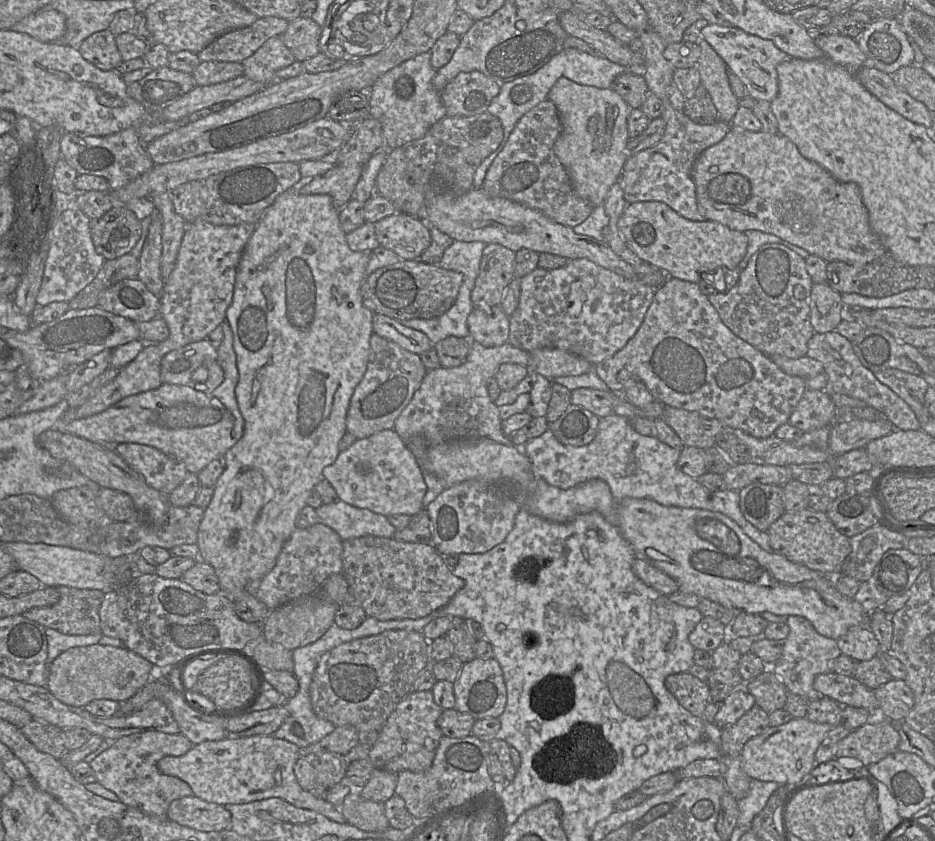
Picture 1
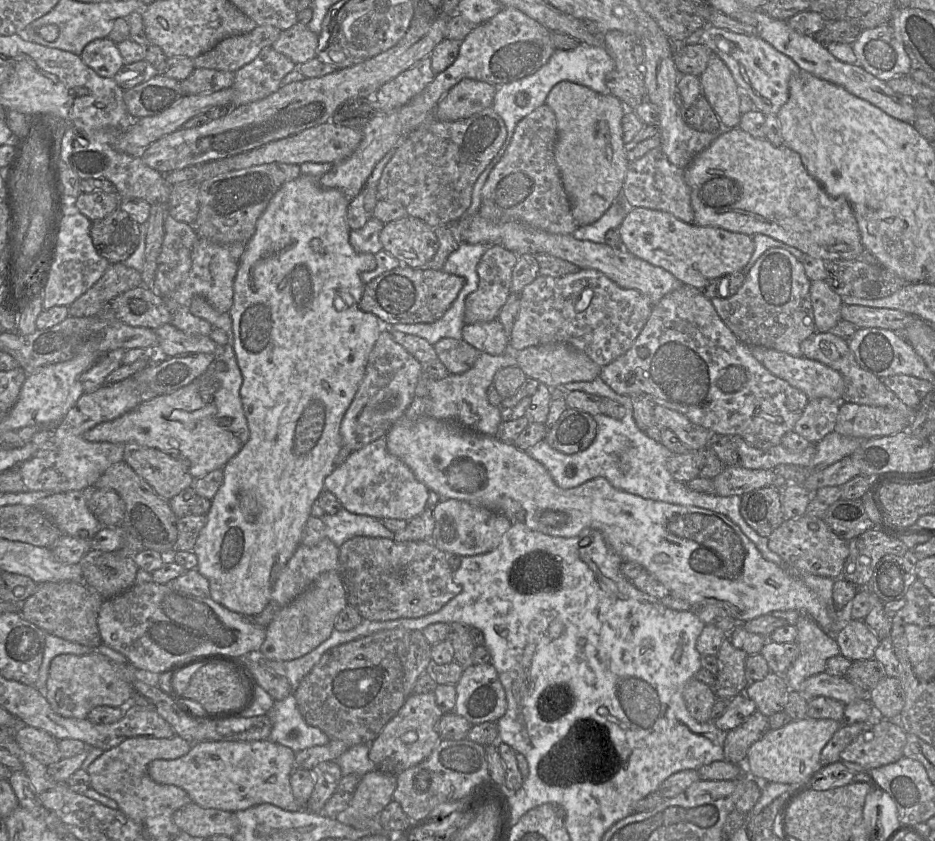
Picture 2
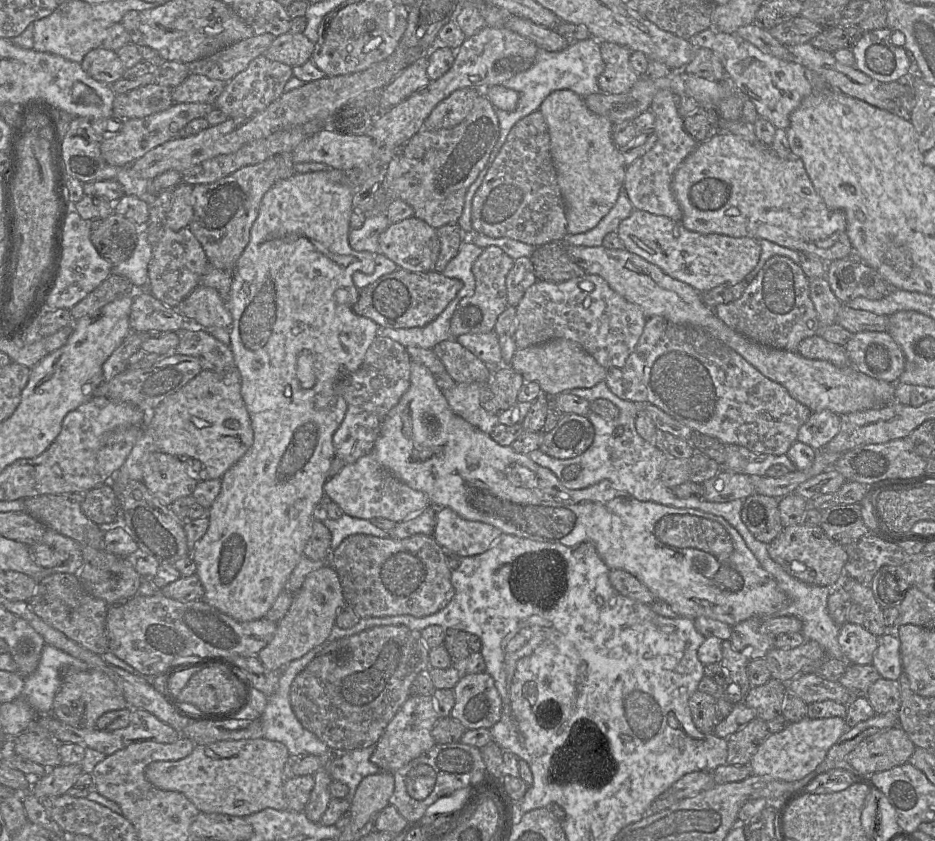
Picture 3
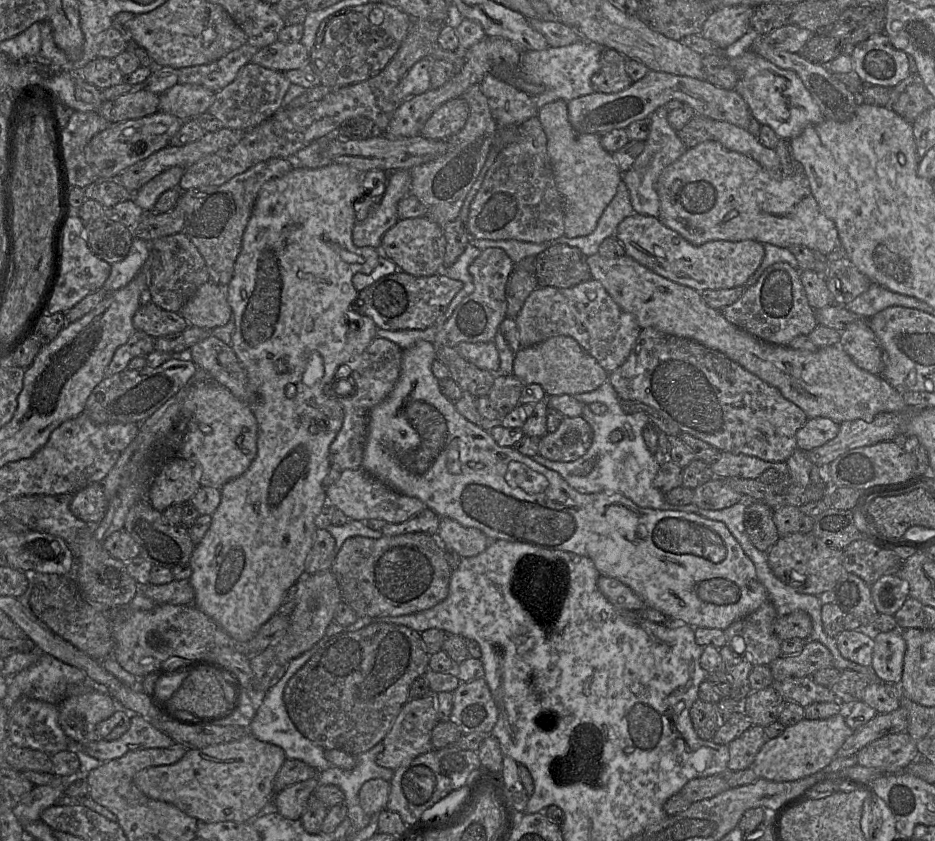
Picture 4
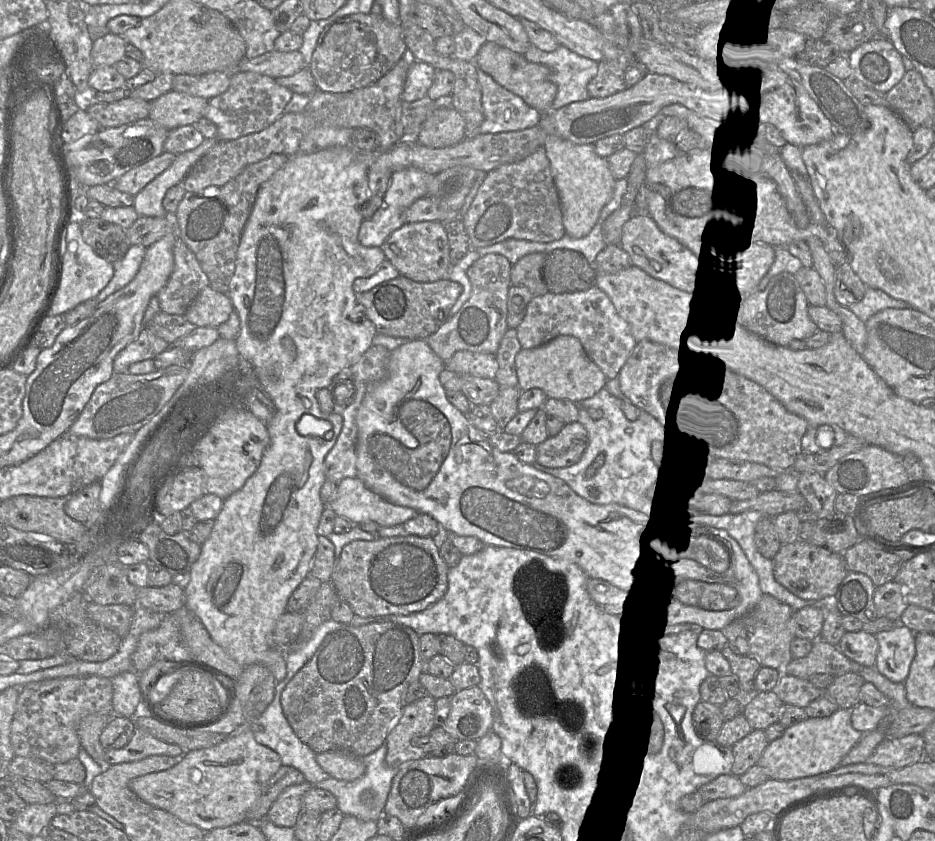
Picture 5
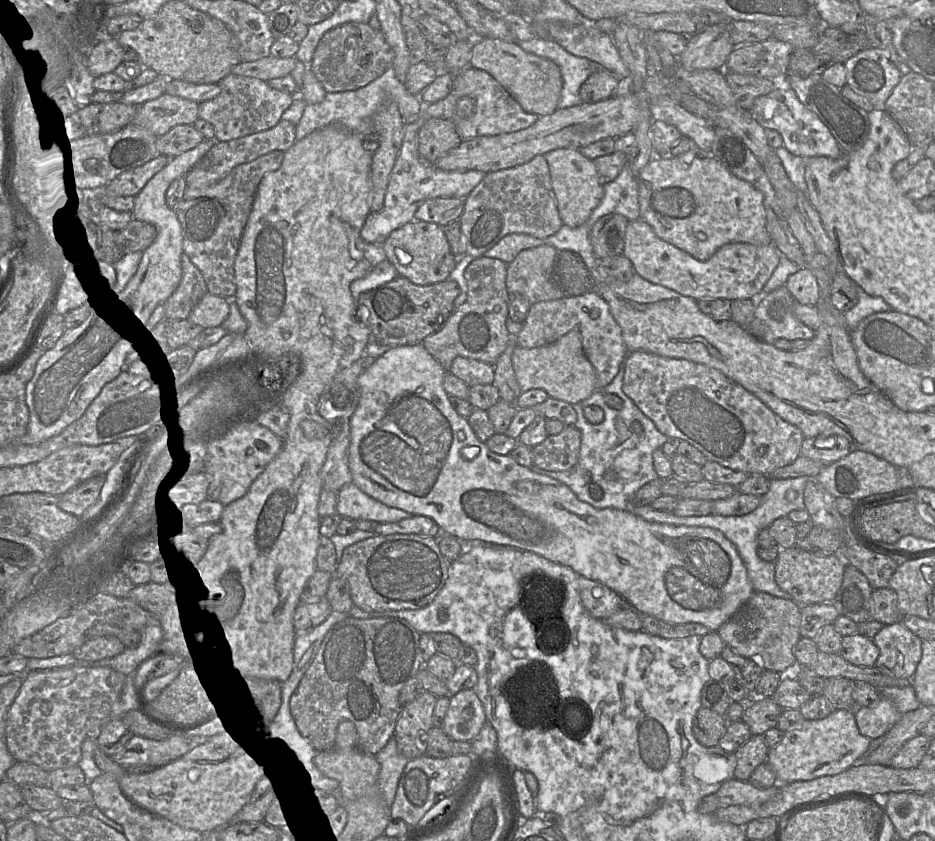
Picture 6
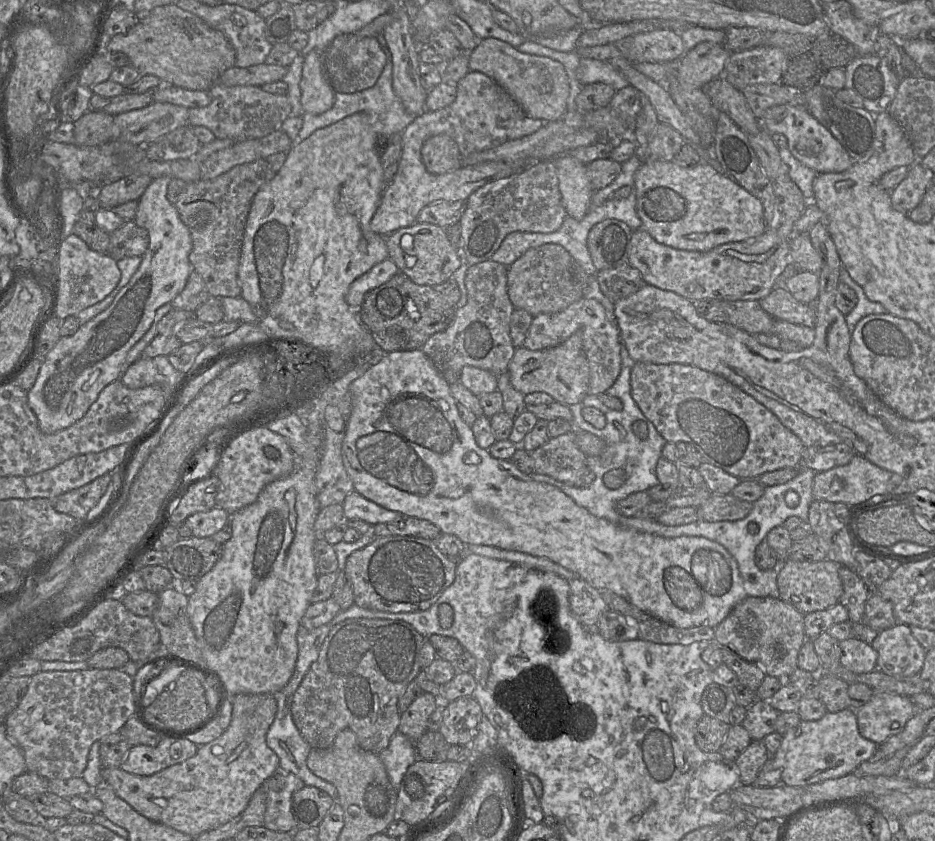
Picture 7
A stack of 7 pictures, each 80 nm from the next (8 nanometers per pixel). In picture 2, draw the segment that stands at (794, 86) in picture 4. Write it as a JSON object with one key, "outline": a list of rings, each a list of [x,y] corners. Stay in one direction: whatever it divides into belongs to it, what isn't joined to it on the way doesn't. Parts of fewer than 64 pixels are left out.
{"outline":[[[712,25],[703,31],[700,43],[726,64],[735,82],[747,91],[756,109],[764,114],[777,115],[789,98],[790,79],[801,72],[791,58],[777,51],[759,36],[737,34]]]}

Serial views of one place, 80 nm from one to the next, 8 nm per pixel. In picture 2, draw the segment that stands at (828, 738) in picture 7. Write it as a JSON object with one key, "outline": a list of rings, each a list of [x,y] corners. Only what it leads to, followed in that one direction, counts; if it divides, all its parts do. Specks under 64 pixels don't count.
{"outline":[[[832,719],[792,720],[786,726],[770,729],[751,745],[745,759],[745,773],[762,783],[799,784],[822,767],[821,751],[841,724]]]}

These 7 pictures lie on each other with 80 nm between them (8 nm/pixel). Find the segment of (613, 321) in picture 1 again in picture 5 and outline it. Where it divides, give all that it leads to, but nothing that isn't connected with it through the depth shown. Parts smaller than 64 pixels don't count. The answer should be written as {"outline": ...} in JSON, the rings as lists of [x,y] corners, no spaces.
{"outline":[[[597,285],[586,291],[549,291],[544,295],[534,296],[528,303],[525,317],[516,331],[520,345],[524,349],[541,346],[560,335],[578,338],[588,357],[608,380],[618,376],[637,343],[629,324],[619,316],[610,298]]]}

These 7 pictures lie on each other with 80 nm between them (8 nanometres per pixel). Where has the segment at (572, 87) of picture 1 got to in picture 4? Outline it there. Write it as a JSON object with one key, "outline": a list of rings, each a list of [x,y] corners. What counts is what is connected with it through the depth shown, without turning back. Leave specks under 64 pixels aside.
{"outline":[[[556,100],[542,106],[538,118],[547,138],[547,155],[555,185],[563,201],[564,236],[589,235],[604,209],[614,198],[623,173],[611,153],[601,145],[600,135],[576,131],[568,118],[567,102]]]}

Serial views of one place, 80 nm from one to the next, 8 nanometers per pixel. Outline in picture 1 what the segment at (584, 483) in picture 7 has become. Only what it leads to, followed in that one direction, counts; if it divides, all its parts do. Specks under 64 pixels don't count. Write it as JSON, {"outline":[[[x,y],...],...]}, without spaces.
{"outline":[[[570,404],[561,416],[550,423],[555,438],[564,445],[584,446],[596,436],[599,417],[589,410]]]}

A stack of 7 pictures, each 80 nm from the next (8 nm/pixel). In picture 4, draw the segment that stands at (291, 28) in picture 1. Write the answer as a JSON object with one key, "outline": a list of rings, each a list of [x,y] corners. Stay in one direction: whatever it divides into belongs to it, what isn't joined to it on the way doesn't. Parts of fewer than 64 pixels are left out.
{"outline":[[[276,41],[259,49],[250,62],[264,68],[287,72],[306,65],[309,62],[309,55],[305,46],[300,42]]]}

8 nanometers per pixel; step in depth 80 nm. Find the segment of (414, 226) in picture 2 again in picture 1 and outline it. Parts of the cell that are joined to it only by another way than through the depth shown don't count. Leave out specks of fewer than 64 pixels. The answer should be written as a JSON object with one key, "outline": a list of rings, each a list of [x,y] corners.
{"outline":[[[397,212],[374,223],[379,245],[393,251],[400,260],[419,259],[431,243],[430,226],[421,219]]]}

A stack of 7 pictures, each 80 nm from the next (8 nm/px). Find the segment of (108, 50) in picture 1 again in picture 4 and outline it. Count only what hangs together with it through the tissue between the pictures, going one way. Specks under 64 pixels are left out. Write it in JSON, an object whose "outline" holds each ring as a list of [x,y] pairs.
{"outline":[[[96,57],[79,70],[89,84],[103,90],[123,82],[124,74],[112,59]]]}

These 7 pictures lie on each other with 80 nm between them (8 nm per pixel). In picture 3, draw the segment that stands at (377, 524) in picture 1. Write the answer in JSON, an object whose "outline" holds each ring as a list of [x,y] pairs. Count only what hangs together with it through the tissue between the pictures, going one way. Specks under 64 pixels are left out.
{"outline":[[[343,514],[339,519],[327,518],[325,526],[331,532],[331,550],[336,550],[344,539],[355,534],[365,534],[379,538],[388,538],[390,534],[375,525],[370,520],[351,517]]]}

